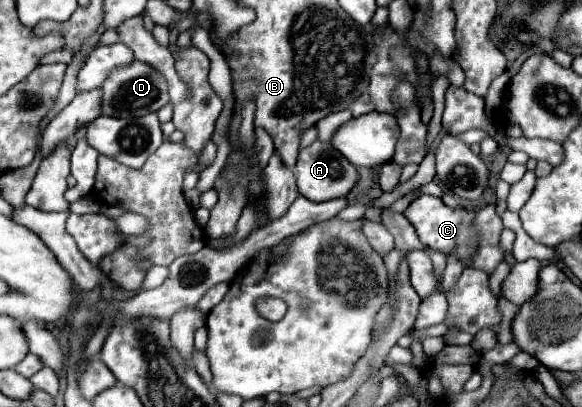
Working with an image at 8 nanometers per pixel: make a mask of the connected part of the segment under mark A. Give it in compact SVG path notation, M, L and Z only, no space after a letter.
M315 141L313 145L299 151L295 165L295 177L299 193L311 201L329 201L333 197L345 197L357 181L357 169L331 145Z

